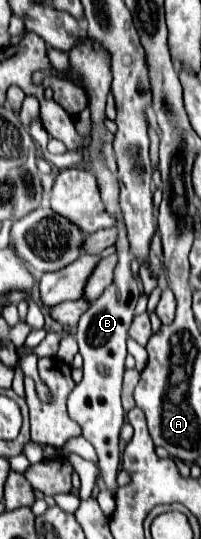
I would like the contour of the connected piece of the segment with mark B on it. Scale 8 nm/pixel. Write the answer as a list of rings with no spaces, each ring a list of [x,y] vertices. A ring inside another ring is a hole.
[[[118,220],[118,268],[114,274],[114,284],[106,288],[106,292],[90,304],[90,308],[82,314],[76,340],[80,346],[80,354],[84,358],[84,378],[68,396],[68,414],[82,428],[82,436],[94,446],[100,460],[100,478],[104,486],[116,494],[116,474],[120,470],[120,430],[124,422],[124,410],[120,404],[122,390],[122,374],[124,374],[124,358],[126,358],[126,338],[128,328],[132,324],[134,306],[142,294],[142,282],[130,270],[130,248],[124,230],[124,222]]]

